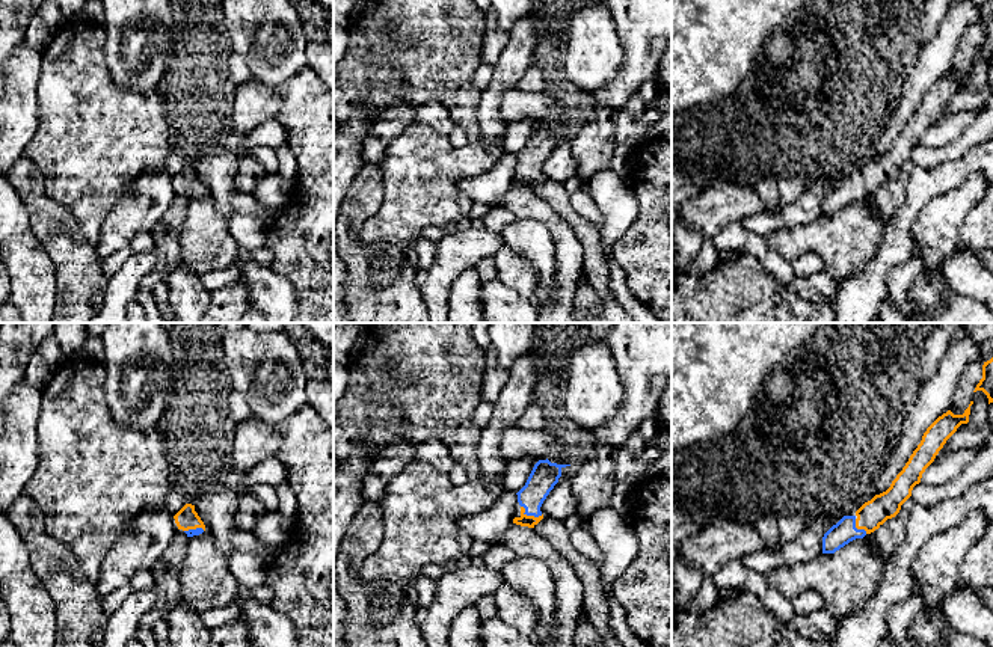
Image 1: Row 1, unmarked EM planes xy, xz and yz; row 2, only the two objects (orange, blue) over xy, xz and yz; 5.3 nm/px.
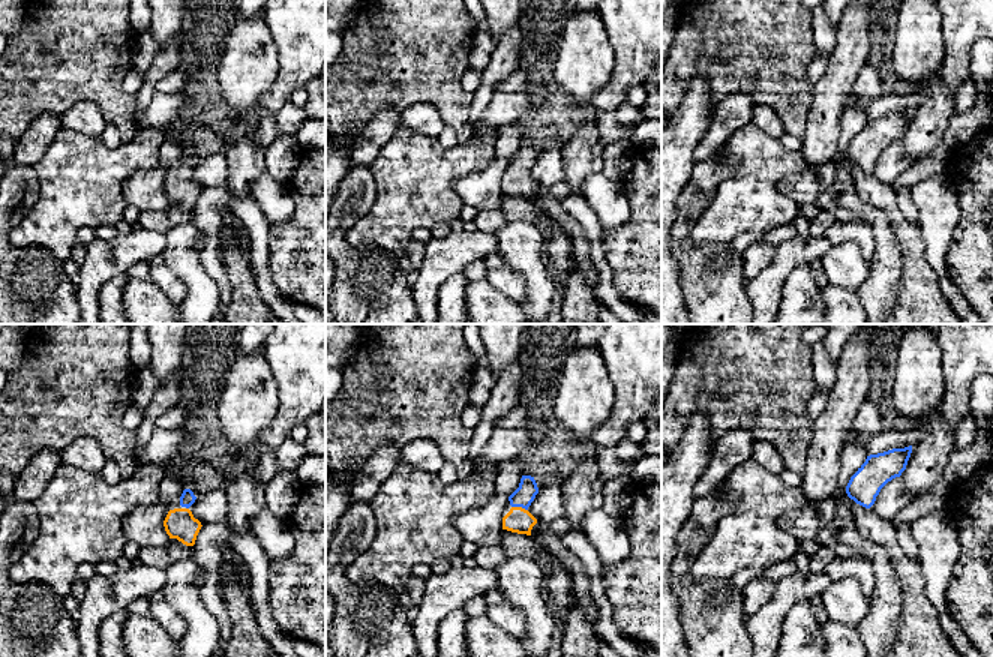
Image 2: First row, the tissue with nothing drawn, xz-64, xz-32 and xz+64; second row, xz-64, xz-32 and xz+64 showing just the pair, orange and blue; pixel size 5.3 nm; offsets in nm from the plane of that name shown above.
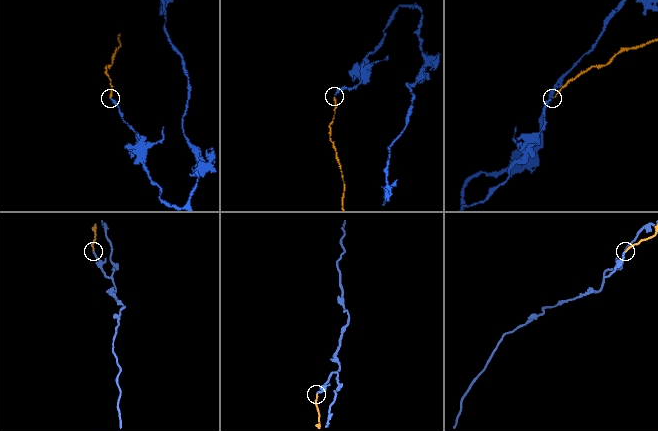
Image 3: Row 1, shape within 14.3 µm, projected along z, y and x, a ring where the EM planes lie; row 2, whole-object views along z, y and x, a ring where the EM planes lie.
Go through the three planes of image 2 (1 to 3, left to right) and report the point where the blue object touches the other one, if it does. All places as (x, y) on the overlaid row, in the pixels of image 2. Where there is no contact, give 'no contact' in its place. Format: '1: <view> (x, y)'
1: no contact
2: xz-32 (519, 507)
3: no contact

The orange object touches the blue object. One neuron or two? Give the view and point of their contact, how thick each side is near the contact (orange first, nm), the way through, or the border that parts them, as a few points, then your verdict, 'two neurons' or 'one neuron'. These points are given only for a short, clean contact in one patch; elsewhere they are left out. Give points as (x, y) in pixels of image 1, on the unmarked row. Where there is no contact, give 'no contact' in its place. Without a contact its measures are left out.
contact xz (530, 178); calibres 60 and 150 nm; way xz (524, 183), (530, 178), (530, 160), (545, 137); one neuron

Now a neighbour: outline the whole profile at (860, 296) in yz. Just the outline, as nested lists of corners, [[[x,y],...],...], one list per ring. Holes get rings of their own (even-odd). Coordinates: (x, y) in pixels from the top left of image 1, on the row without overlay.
[[[993,139],[973,146],[955,161],[931,169],[912,169],[905,202],[886,220],[877,253],[859,273],[841,279],[833,303],[835,323],[877,323],[880,308],[887,299],[887,273],[916,253],[913,231],[924,208],[961,186],[975,172],[993,184]]]

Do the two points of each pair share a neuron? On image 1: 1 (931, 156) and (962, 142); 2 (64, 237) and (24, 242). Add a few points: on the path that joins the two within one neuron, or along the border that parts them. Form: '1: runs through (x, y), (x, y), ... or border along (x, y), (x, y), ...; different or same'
1: runs through (939, 156), (954, 150); same
2: border along (24, 207), (30, 229), (53, 264), (55, 272); different

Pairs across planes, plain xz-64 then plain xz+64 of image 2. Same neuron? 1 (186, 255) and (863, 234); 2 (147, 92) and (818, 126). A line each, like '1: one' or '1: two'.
1: one
2: one

